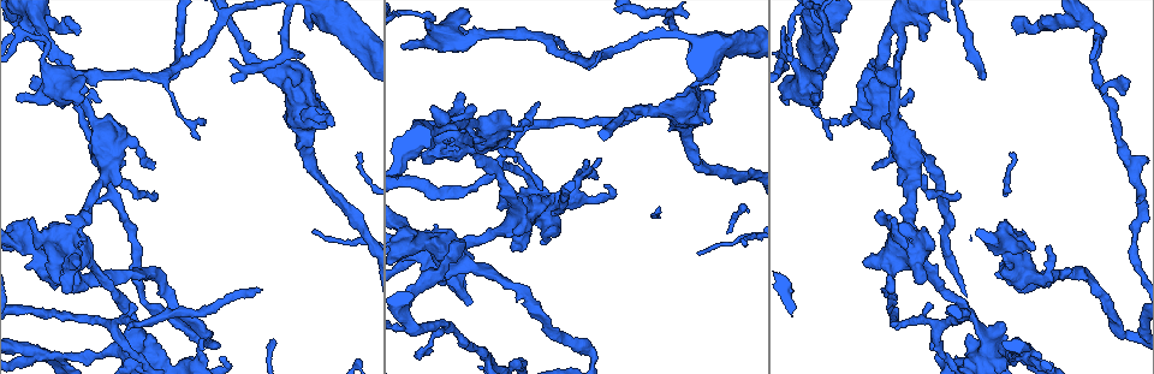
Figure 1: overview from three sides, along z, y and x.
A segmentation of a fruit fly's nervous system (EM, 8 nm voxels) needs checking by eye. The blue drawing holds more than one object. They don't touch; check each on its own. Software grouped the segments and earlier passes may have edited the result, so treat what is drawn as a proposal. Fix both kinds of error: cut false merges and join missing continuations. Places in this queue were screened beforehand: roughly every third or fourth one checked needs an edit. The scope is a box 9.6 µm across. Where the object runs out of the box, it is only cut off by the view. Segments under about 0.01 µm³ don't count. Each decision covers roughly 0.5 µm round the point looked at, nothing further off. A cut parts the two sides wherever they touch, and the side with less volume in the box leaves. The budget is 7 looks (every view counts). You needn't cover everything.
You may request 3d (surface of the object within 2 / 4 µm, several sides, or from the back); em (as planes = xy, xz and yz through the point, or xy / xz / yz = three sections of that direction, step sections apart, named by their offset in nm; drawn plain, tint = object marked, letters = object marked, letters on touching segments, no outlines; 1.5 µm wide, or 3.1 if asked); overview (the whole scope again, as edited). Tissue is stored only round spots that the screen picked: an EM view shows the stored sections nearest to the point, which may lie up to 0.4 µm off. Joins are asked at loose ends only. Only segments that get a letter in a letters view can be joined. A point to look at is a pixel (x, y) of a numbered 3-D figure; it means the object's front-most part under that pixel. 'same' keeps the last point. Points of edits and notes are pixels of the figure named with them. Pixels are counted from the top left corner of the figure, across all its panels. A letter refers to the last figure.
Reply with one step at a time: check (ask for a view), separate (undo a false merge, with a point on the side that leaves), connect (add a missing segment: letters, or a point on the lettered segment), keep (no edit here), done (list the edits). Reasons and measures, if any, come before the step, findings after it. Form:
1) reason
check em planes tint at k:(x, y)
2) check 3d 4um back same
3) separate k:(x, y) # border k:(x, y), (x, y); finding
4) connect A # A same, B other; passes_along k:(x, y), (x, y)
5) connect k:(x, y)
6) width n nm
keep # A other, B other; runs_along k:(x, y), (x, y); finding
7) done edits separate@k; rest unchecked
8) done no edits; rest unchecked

branch stops here
check em planes letters at 1:(895, 216)

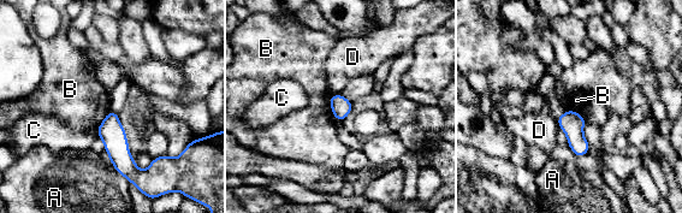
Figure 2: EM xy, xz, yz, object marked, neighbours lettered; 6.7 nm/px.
longest_contact B 170 nm
keep # A other, B other, C other, D other; runs_along 2:(111, 114), (119, 155), (136, 172), (155, 163); none of them fits

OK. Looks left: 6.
three-way junction
check em planes plain at 1:(56, 354)

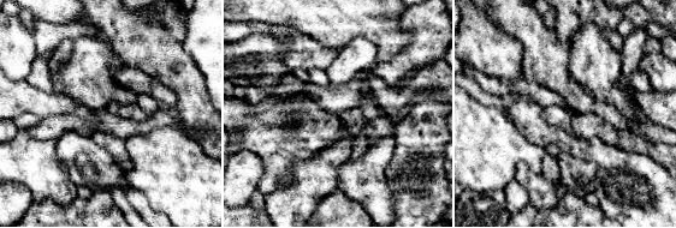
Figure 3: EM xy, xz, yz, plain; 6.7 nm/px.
check em planes tint same

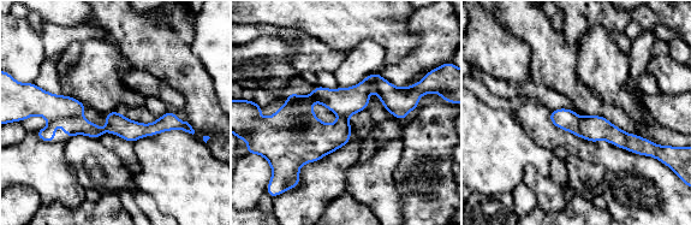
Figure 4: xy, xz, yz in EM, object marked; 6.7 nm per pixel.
see the neighbours
check em planes letters same

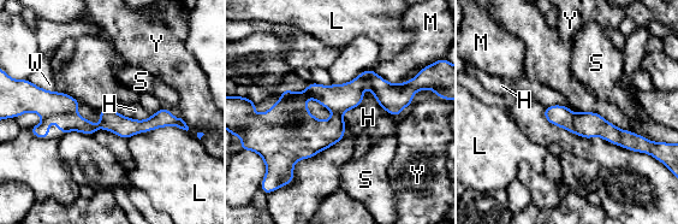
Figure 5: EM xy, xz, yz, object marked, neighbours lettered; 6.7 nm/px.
separate 5:(27, 96) # H other, L other, M other, S other, W other, Y other; border 5:(76, 112), (57, 113), (43, 118); a second neuron is stuck on

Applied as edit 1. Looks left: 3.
see it whole again
check overview

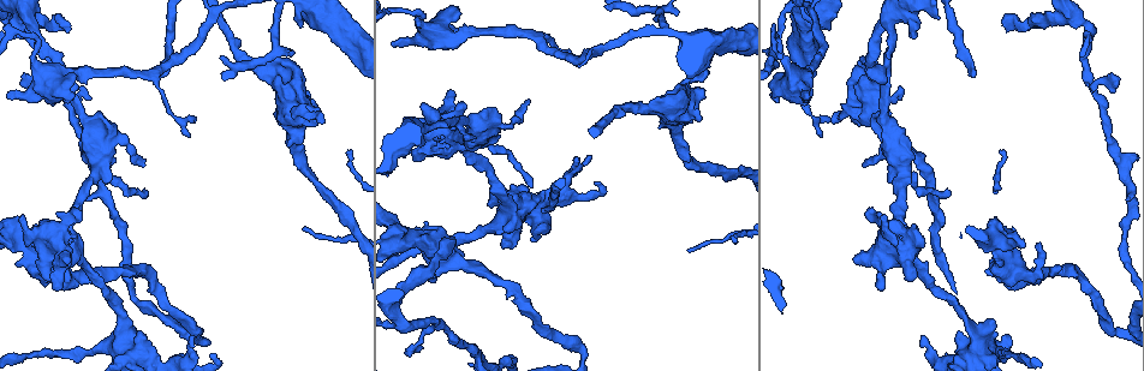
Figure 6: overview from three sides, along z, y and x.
free end
check em xz step 8 letters at 6:(422, 107)

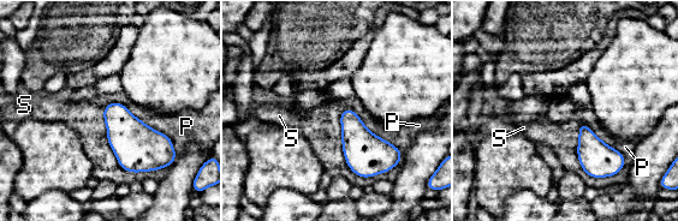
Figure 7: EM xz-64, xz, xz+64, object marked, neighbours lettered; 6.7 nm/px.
check em yz step 4 letters same

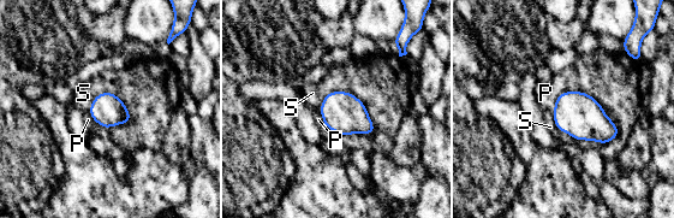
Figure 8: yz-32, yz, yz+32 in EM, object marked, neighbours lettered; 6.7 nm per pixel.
width 220 nm
keep # P other, S other; border 8:(103, 90), (94, 98), (89, 115); no lettered segment goes on from it

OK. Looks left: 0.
done edits separate@5; rest unchecked

